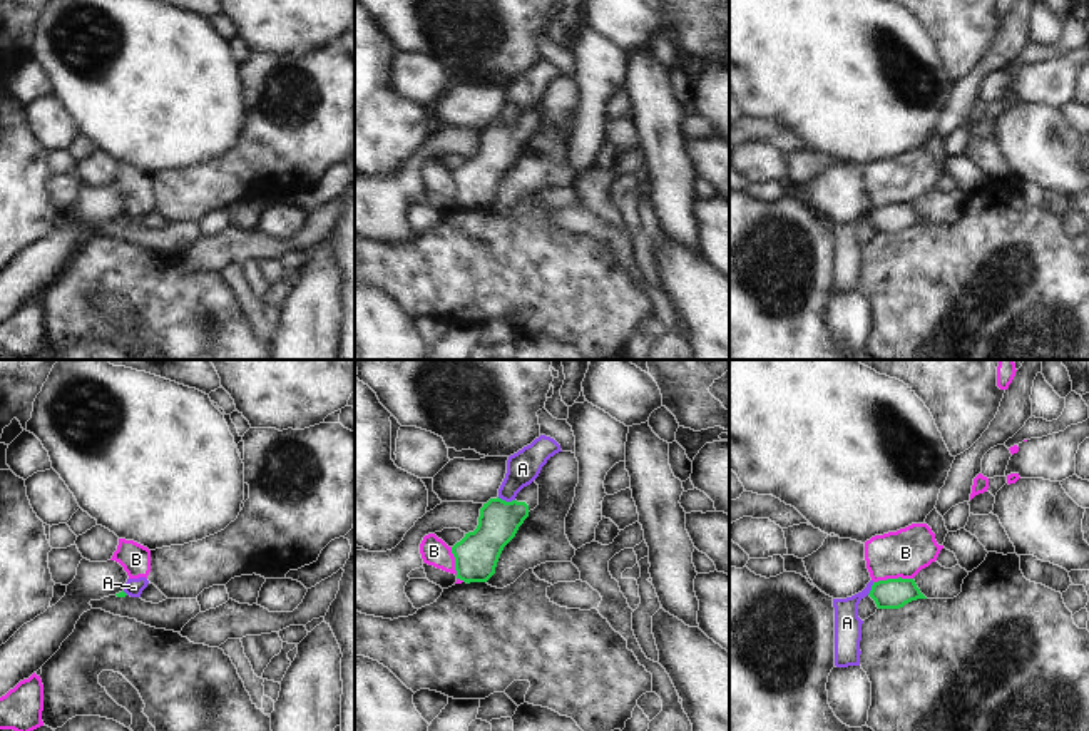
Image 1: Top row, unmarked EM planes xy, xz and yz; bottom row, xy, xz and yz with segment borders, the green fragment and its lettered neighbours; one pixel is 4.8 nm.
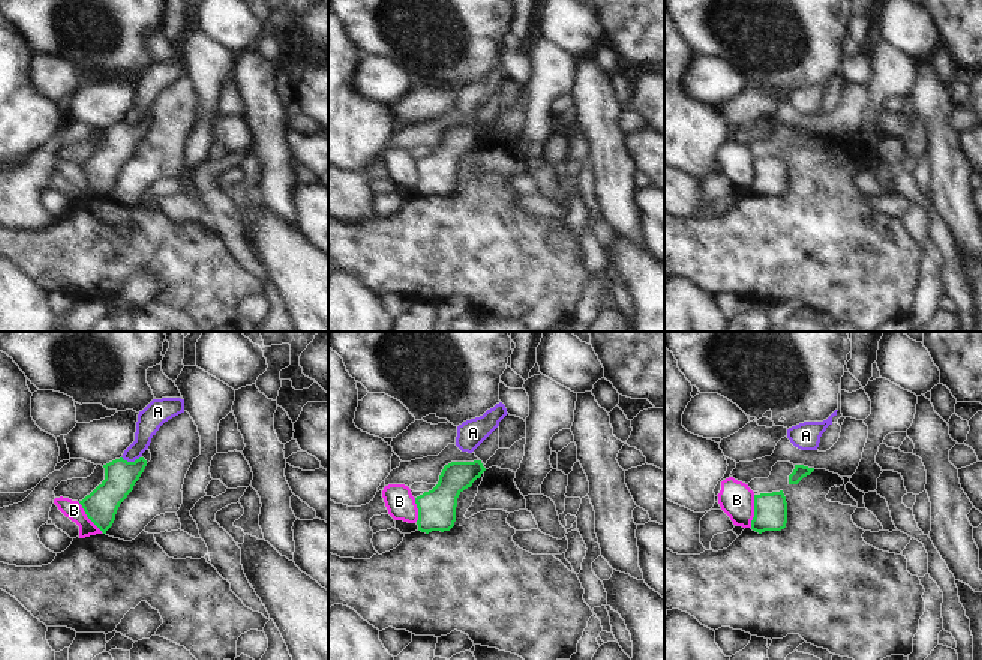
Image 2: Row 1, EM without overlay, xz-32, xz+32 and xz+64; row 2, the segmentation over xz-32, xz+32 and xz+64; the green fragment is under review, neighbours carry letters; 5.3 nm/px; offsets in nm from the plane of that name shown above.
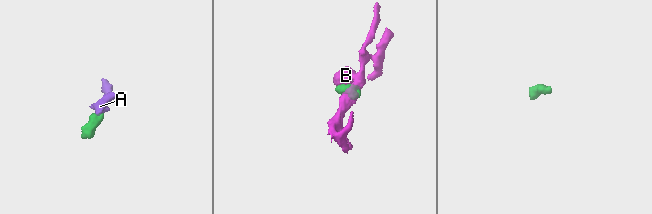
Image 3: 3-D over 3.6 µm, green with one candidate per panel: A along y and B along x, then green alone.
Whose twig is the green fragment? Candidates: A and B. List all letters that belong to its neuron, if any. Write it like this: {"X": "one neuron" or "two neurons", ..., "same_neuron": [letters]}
{"A": "two neurons", "B": "two neurons", "same_neuron": []}

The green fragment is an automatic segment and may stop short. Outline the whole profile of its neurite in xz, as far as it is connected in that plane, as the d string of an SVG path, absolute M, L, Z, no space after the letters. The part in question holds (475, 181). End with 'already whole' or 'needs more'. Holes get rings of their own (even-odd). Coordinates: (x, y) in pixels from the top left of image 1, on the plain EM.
M539 110L524 112L512 127L490 124L480 134L478 151L452 172L457 204L487 207L504 172L515 162L529 137L539 130Z | needs more

